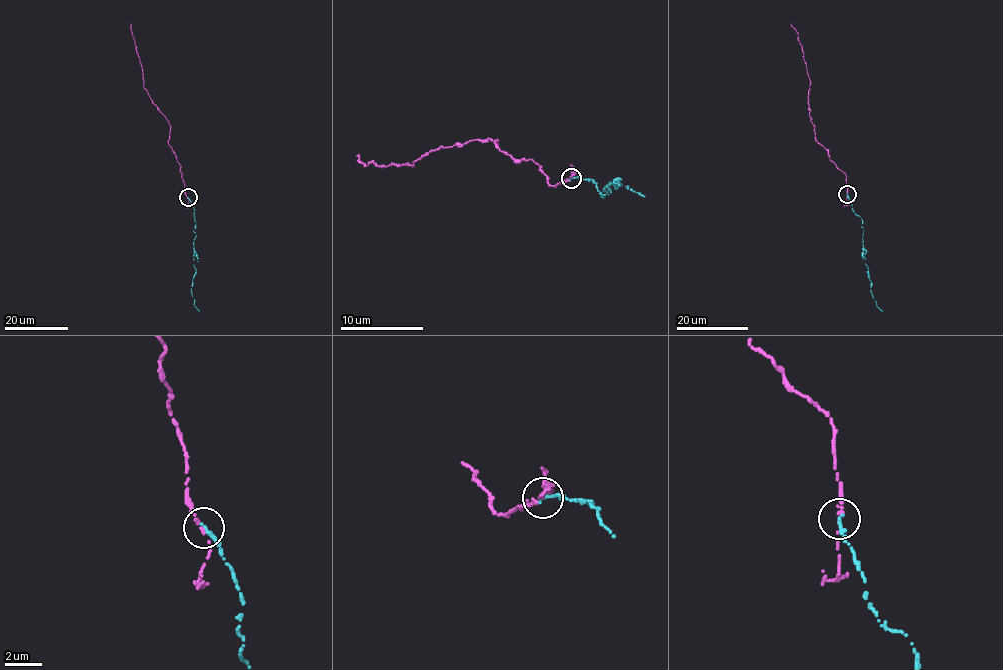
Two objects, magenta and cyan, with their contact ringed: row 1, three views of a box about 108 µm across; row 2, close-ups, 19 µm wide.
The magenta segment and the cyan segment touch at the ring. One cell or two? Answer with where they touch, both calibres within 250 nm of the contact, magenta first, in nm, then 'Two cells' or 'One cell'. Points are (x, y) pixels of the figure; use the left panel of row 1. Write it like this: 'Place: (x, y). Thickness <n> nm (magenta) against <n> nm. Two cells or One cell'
Place: (188, 197). Thickness 140 nm (magenta) against 220 nm. One cell

